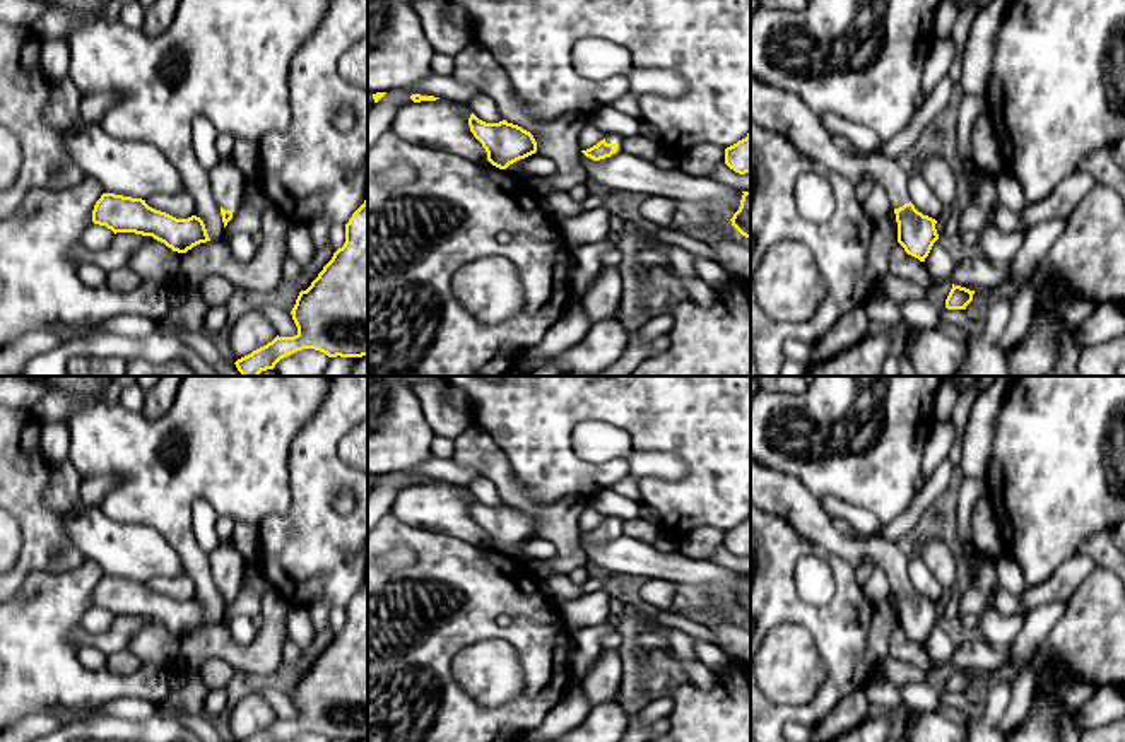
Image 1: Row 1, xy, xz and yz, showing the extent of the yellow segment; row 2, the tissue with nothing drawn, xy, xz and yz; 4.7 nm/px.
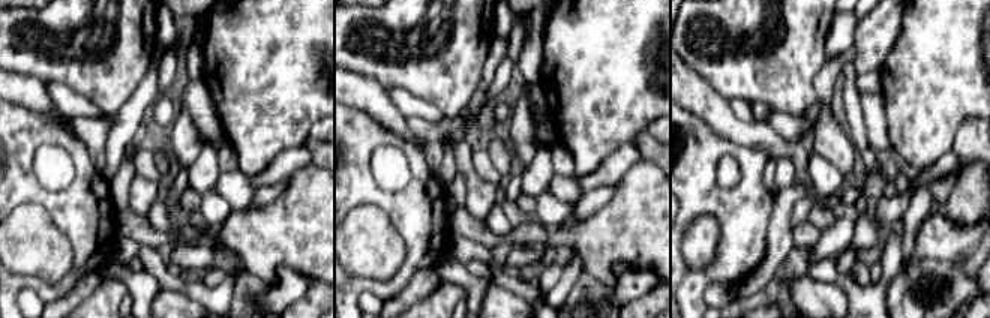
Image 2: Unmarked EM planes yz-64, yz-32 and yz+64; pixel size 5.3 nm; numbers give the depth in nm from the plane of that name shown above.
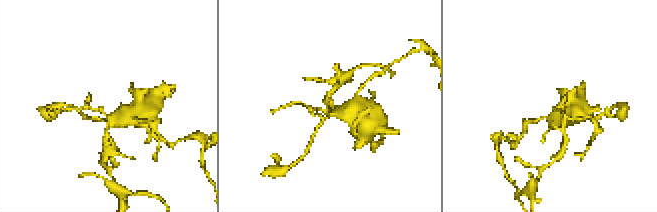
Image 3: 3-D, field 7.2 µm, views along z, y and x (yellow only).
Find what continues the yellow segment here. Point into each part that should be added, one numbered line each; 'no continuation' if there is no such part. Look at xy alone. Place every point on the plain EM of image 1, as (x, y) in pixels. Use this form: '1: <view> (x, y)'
1: xy (226, 563)

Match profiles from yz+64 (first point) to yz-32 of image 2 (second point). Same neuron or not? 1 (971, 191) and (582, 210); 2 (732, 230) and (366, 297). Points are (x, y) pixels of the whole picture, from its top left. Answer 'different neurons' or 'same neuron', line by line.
1: different neurons
2: different neurons

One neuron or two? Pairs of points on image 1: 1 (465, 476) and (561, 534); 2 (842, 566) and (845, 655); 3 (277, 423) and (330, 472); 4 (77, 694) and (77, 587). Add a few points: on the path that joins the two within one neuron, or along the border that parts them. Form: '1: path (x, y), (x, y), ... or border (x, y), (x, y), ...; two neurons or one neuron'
1: border (453, 457), (481, 474); two neurons
2: path (845, 588), (845, 633); one neuron
3: border (320, 406), (320, 411), (291, 445), (288, 476); two neurons
4: path (57, 667), (57, 614); one neuron

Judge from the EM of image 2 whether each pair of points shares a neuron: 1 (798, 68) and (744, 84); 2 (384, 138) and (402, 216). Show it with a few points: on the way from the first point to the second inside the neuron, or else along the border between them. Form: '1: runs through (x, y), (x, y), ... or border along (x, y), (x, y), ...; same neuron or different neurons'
1: runs through (785, 68), (765, 68), (758, 75); same neuron
2: runs through (407, 149), (417, 161), (417, 194); same neuron

